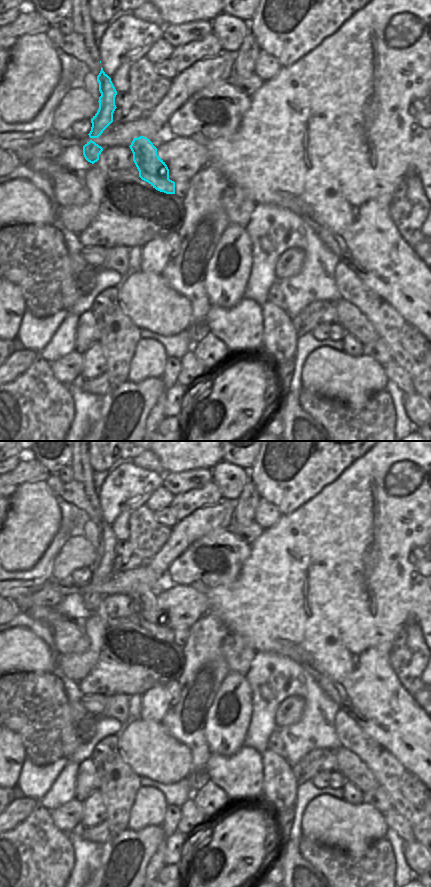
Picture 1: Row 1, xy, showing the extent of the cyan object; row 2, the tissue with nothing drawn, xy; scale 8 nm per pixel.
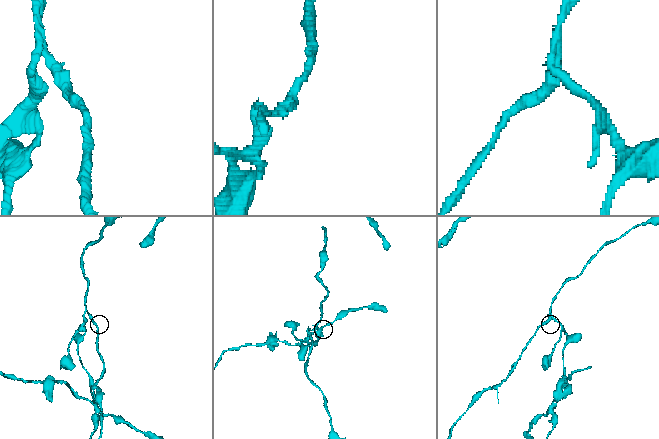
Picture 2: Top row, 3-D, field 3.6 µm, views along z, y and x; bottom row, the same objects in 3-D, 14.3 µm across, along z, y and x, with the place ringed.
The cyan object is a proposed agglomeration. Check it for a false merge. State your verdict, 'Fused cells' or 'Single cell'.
Fused cells.

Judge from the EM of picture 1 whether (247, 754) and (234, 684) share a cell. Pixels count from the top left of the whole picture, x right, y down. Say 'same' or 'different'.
different

